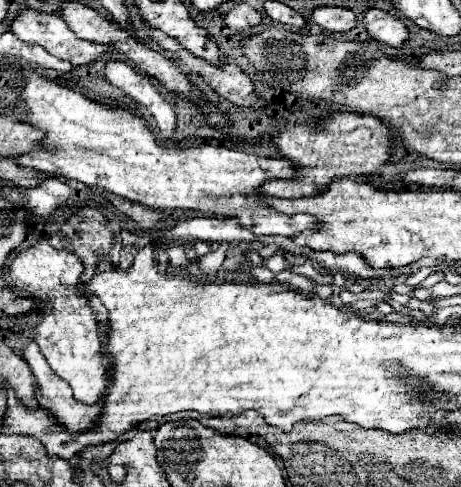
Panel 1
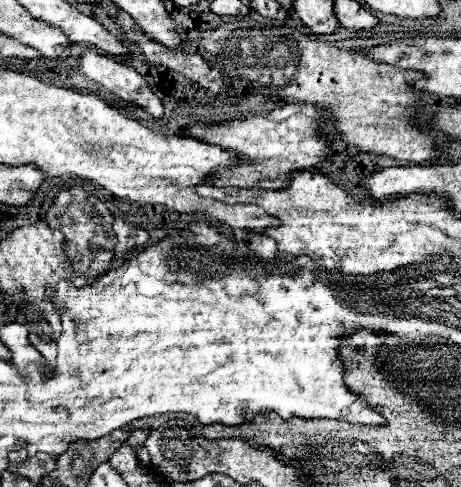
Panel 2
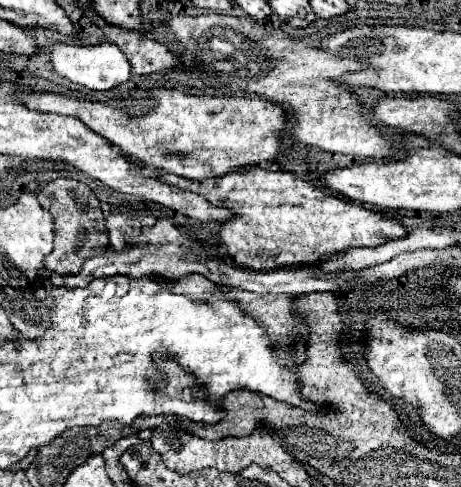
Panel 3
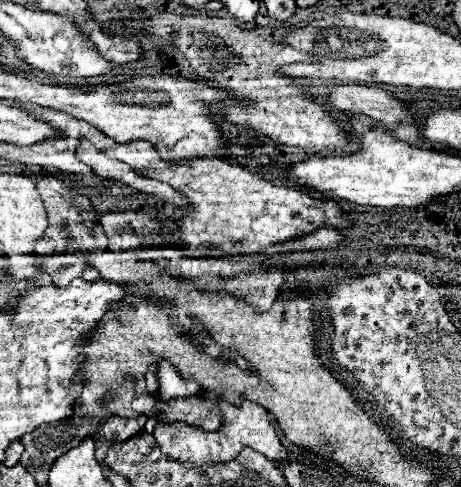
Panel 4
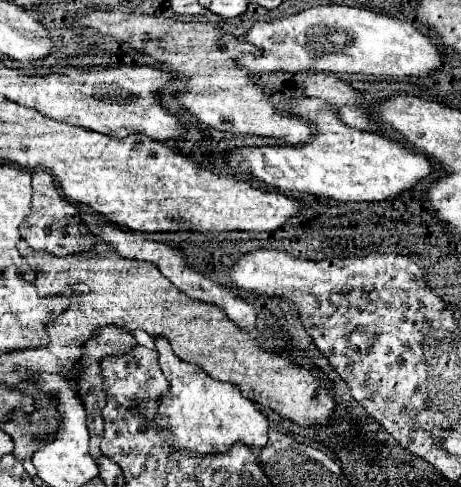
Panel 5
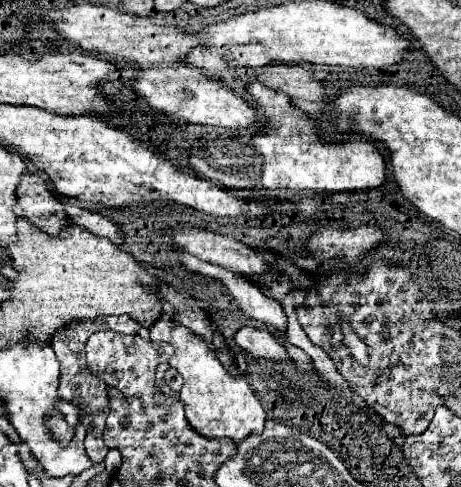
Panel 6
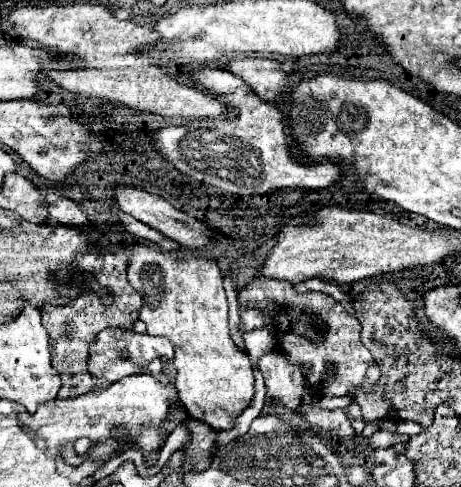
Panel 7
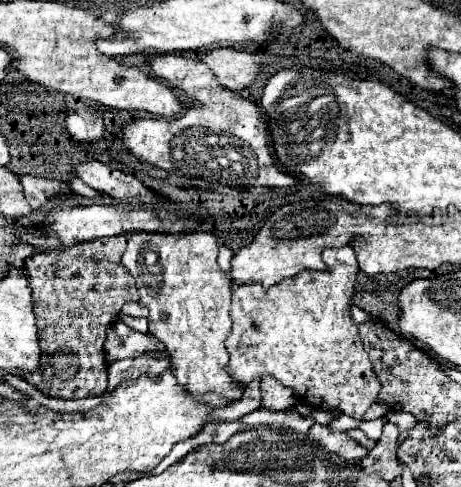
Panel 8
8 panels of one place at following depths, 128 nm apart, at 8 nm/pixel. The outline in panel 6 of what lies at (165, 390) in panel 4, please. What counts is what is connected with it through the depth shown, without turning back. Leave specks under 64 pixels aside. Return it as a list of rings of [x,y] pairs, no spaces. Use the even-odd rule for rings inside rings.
[[[164,302],[164,312],[160,320],[150,328],[150,340],[166,342],[174,346],[174,354],[170,356],[168,364],[170,368],[176,368],[184,384],[180,388],[180,400],[184,402],[186,420],[204,438],[232,438],[232,440],[244,440],[250,434],[260,434],[264,430],[266,412],[258,400],[258,396],[252,392],[248,380],[244,374],[238,374],[236,378],[230,376],[230,372],[216,360],[210,348],[206,348],[204,340],[200,336],[190,334],[184,326],[176,324],[172,320],[174,312]]]

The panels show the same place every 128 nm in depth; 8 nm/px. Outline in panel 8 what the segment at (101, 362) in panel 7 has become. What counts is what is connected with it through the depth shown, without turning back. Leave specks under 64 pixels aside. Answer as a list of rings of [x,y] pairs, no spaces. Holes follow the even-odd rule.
[[[120,320],[108,326],[106,342],[104,342],[104,354],[106,354],[108,364],[122,358],[136,358],[144,352],[156,356],[160,352],[166,352],[166,346],[152,334],[140,334],[140,332],[130,330]]]

